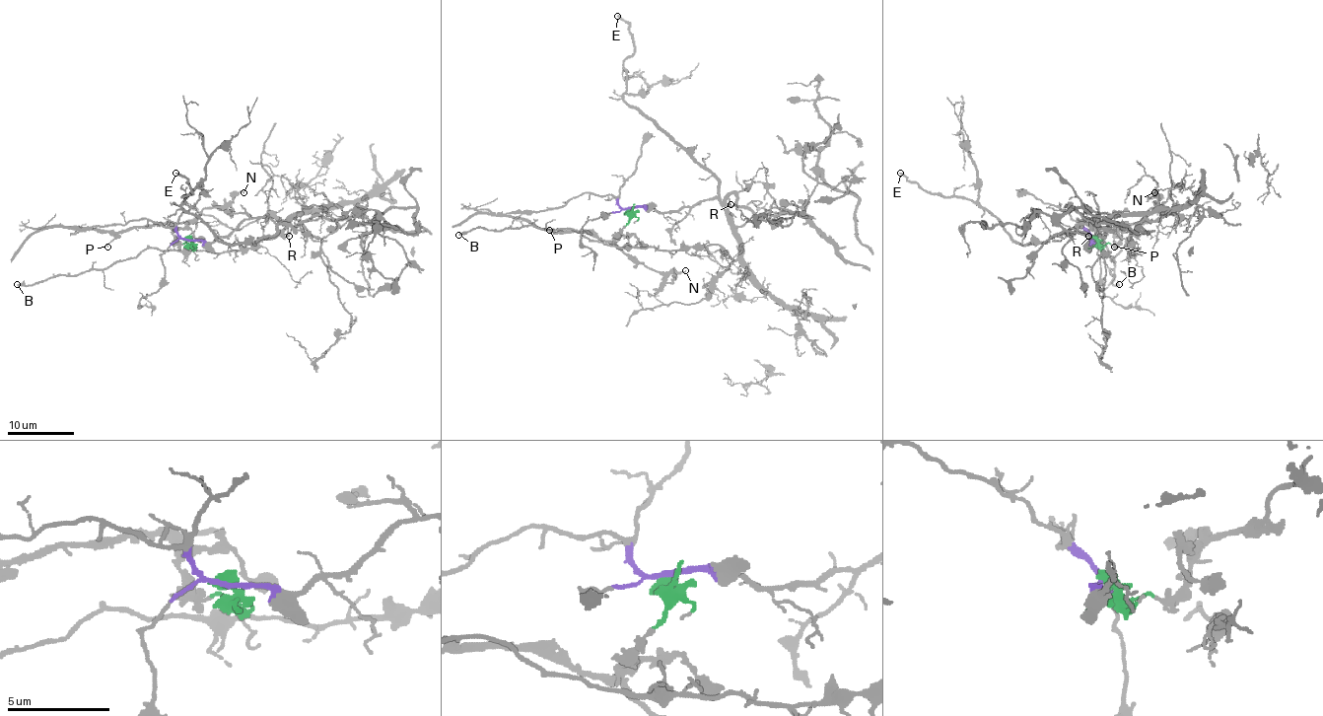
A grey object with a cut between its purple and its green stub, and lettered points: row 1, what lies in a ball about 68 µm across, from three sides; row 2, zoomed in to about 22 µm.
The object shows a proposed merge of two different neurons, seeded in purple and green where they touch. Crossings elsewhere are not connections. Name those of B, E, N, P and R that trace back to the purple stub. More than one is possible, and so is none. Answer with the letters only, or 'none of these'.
B, E, R

